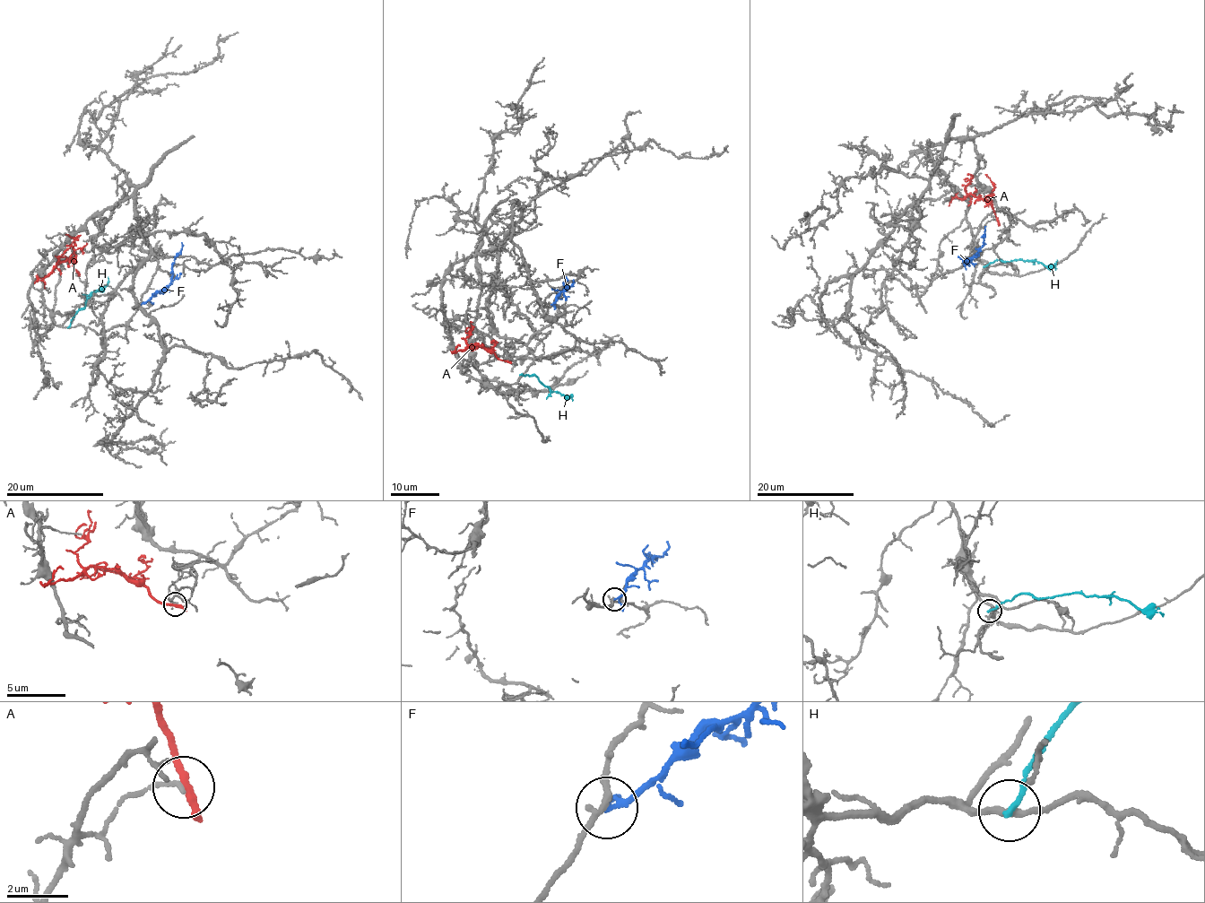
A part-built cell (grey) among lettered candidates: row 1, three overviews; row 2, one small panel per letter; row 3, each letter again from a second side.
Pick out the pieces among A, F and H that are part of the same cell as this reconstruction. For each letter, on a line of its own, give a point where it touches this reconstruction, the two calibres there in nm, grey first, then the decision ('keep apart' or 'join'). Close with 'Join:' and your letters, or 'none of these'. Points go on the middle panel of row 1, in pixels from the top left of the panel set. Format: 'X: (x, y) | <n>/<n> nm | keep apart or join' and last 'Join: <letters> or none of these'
A: (507, 360) | 130/320 nm | keep apart
F: (551, 304) | 200/130 nm | keep apart
H: (521, 375) | 200/170 nm | keep apart
Join: none of these

